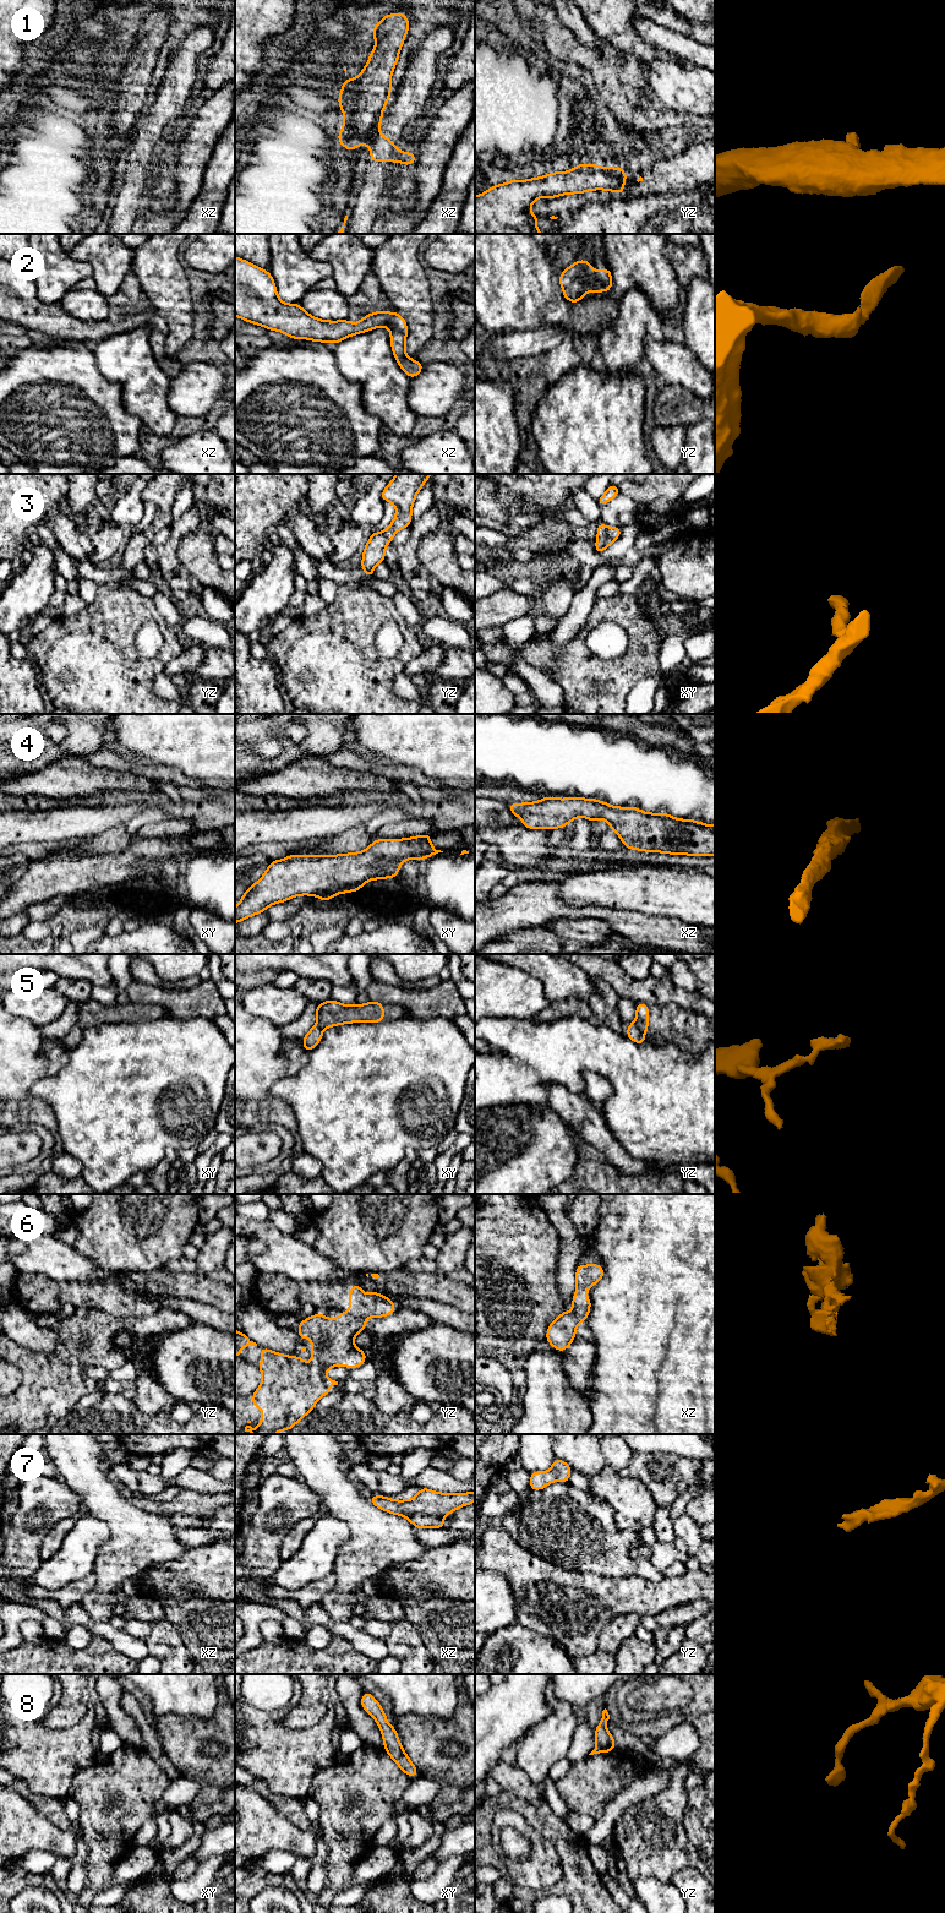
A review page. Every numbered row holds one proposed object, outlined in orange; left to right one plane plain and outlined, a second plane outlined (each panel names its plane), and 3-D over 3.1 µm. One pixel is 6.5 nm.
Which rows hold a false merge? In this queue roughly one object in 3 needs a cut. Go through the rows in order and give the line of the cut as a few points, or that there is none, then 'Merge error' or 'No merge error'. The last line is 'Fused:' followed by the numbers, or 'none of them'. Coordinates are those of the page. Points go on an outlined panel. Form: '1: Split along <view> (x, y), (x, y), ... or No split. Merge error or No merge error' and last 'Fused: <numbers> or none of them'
1: Split along xz (377, 131), (367, 143). Merge error
2: No split. No merge error
3: No split. No merge error
4: No split. No merge error
5: Split along yz (633, 1023), (643, 1033). Merge error
6: Split along yz (349, 1314), (364, 1320). Merge error
7: No split. No merge error
8: No split. No merge error
Fused: 1, 5, 6

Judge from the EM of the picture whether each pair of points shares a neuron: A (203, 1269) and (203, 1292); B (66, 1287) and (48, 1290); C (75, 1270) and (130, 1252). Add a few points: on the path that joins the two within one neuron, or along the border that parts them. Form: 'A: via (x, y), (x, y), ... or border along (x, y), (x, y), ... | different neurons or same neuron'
A: border along (196, 1273), (206, 1276) | different neurons
B: via (61, 1290), (53, 1290) | same neuron
C: border along (72, 1246), (97, 1266), (115, 1274) | different neurons

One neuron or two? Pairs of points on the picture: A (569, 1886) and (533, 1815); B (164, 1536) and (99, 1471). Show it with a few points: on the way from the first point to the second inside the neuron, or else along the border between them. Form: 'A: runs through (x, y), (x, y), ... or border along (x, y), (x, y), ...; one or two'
A: runs through (571, 1868), (571, 1849), (551, 1830); one
B: runs through (145, 1532), (103, 1491); one

